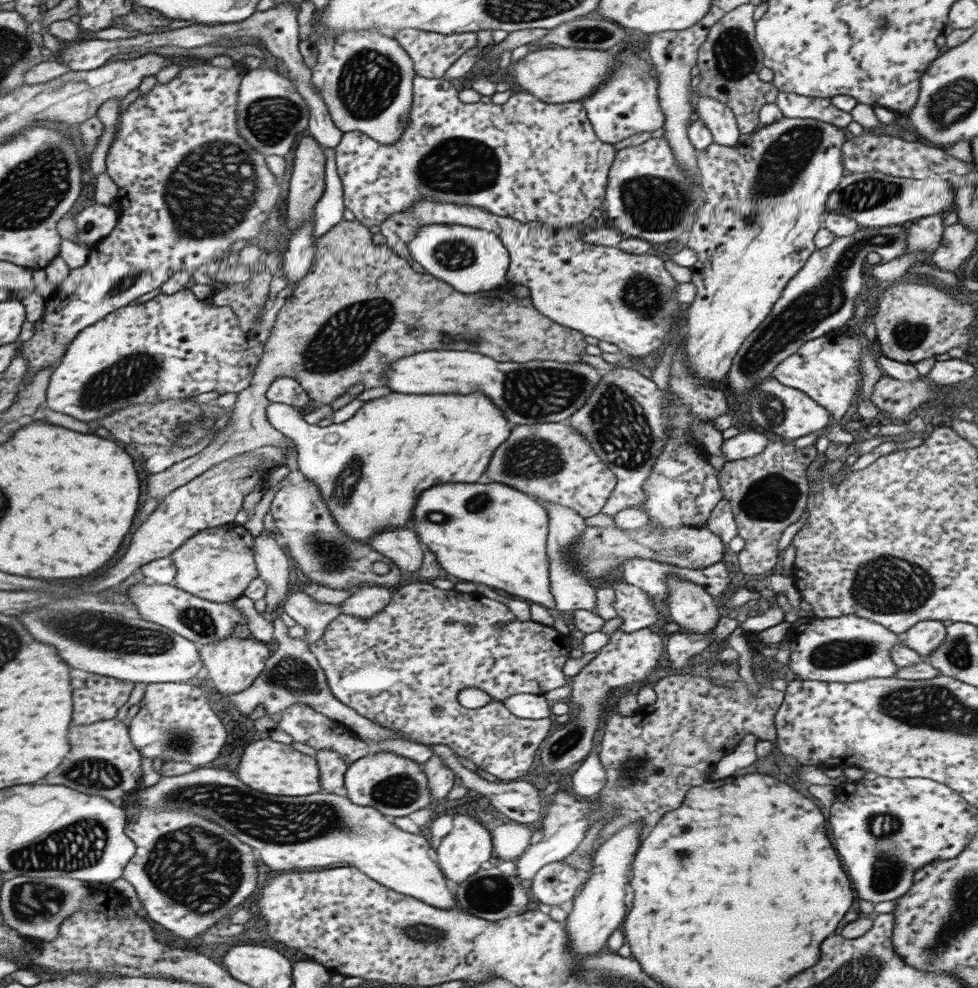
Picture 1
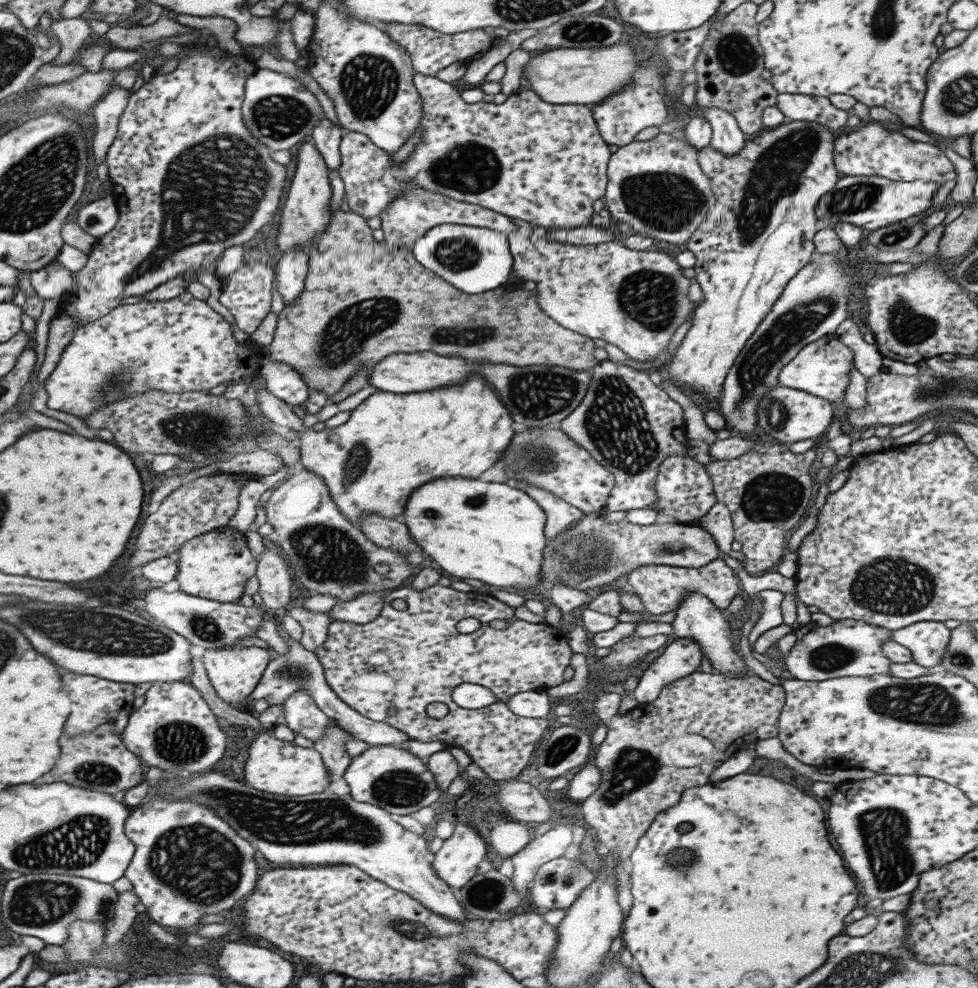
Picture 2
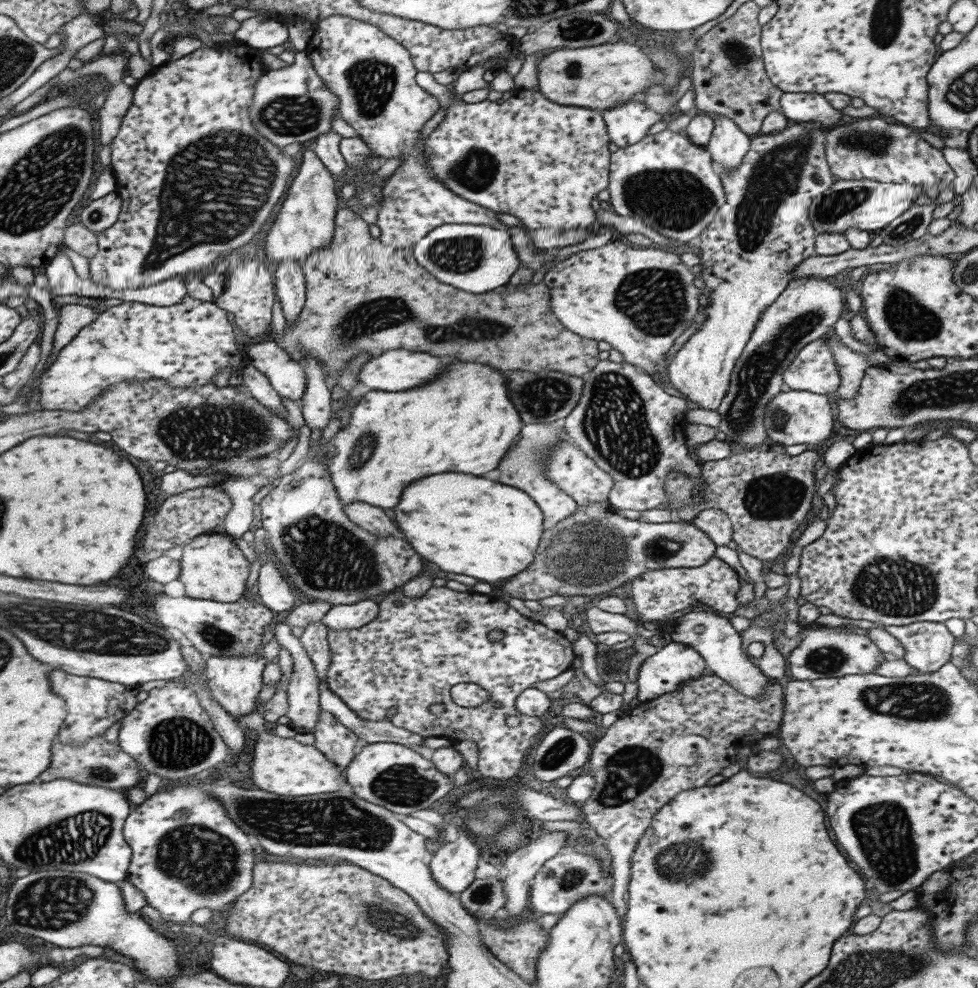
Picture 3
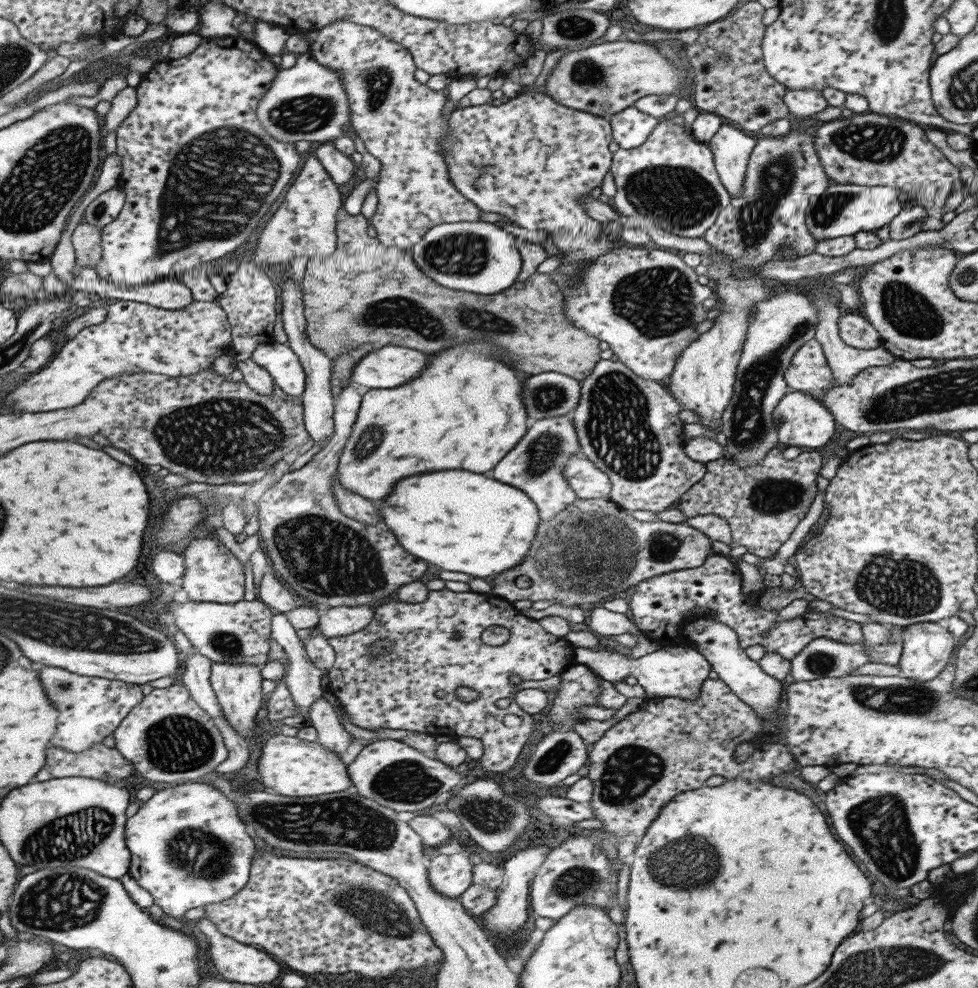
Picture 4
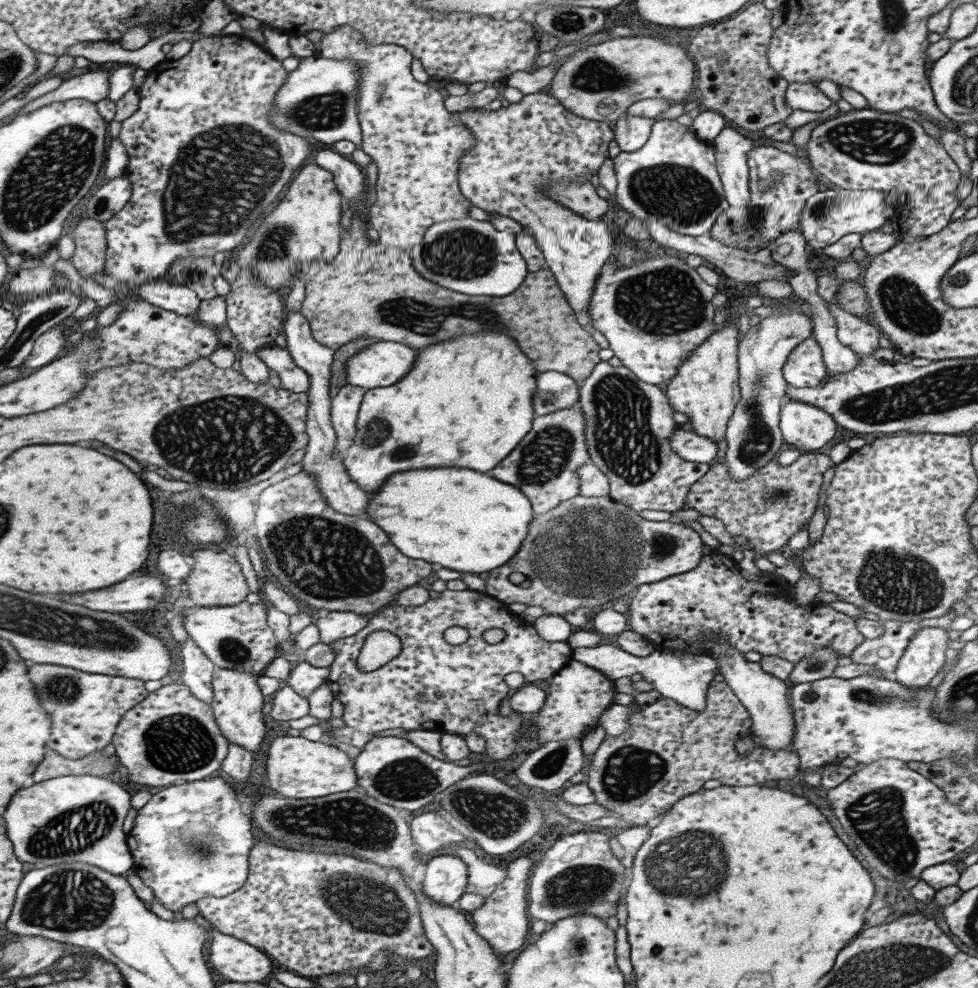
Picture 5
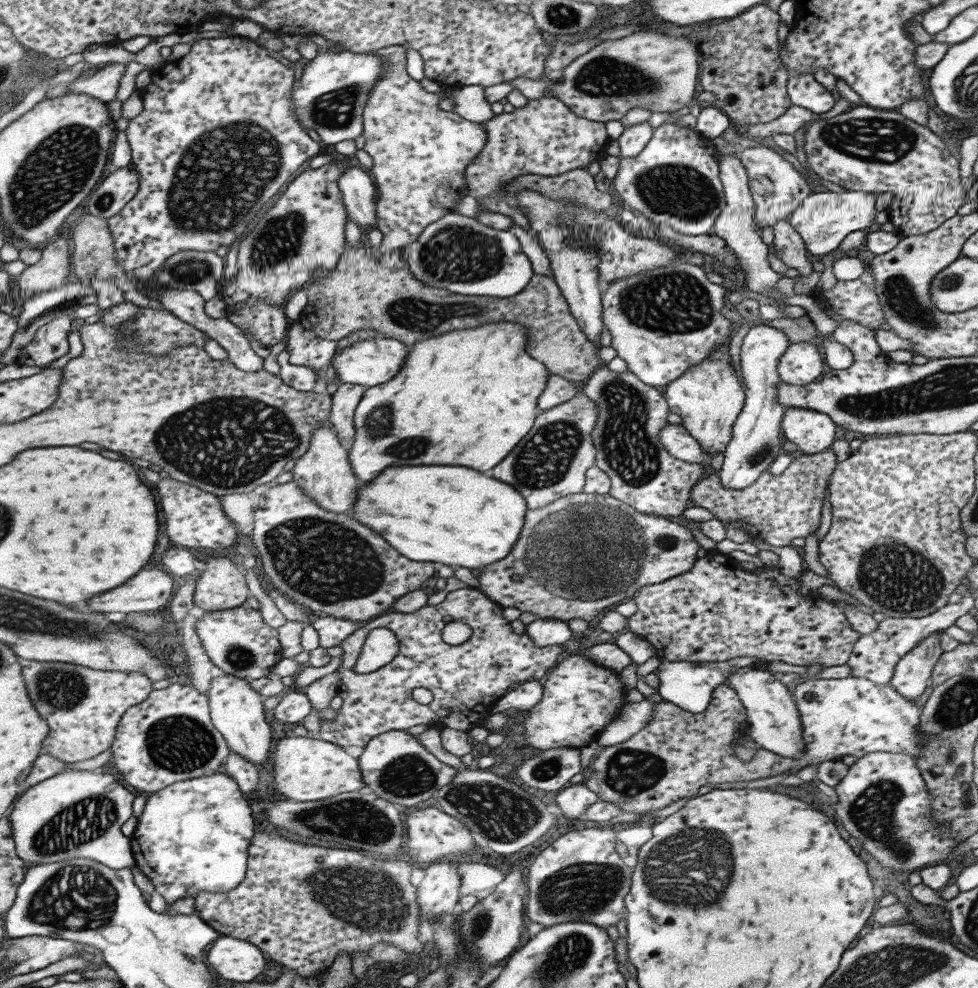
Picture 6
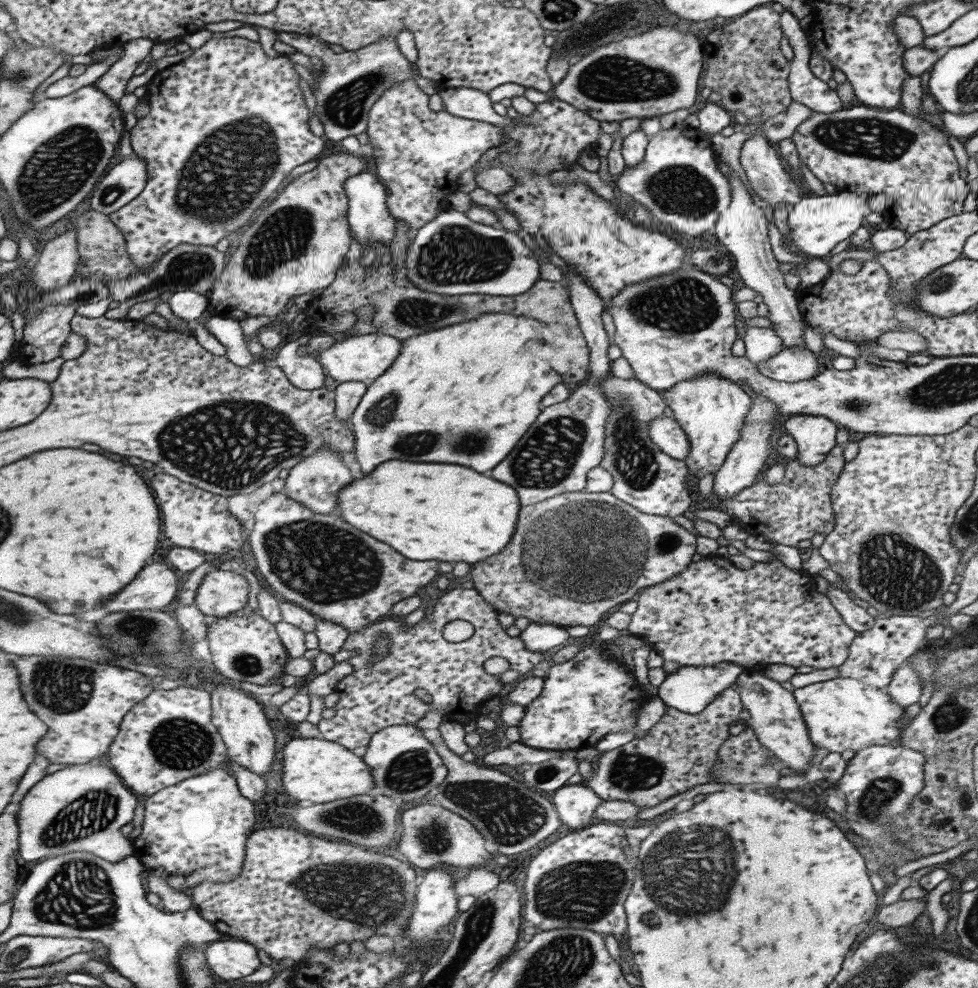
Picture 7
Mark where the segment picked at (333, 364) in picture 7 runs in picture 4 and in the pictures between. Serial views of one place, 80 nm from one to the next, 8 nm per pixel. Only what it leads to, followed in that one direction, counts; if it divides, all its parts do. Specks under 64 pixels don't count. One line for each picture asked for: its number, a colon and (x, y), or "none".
4: (389, 366)
5: (382, 363)
6: (373, 361)

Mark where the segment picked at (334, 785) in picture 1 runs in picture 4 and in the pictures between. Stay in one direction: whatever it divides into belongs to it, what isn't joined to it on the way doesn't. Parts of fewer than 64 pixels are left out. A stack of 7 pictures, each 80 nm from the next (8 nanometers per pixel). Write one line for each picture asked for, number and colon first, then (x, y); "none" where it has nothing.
2: (330, 747)
3: (333, 740)
4: (330, 734)

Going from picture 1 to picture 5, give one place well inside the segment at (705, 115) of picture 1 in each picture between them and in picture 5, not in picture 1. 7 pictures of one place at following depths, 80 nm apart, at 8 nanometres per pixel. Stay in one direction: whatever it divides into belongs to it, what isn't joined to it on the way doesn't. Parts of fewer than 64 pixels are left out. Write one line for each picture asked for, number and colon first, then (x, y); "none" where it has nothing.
2: (725, 136)
3: (727, 145)
4: (730, 149)
5: (730, 147)

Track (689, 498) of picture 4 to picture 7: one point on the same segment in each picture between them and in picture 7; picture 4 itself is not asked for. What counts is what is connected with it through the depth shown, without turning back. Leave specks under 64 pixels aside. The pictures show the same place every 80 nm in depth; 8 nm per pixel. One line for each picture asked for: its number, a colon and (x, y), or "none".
5: (767, 508)
6: (775, 509)
7: (798, 507)

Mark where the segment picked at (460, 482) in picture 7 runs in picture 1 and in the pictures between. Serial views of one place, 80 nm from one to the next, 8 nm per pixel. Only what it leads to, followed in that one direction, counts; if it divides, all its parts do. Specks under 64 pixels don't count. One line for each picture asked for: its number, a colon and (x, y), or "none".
1: (490, 534)
2: (484, 531)
3: (465, 524)
4: (462, 522)
5: (461, 520)
6: (452, 515)

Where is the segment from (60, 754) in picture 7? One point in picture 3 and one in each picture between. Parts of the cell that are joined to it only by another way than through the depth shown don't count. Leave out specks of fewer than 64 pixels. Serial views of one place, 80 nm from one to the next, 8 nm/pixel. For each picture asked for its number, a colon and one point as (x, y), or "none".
3: (93, 705)
4: (90, 708)
5: (85, 708)
6: (82, 707)

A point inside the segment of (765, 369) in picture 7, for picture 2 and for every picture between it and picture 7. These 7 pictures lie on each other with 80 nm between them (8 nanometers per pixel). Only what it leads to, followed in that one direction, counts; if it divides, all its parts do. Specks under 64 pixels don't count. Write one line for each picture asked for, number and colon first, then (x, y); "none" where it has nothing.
2: (820, 368)
3: (813, 369)
4: (808, 370)
5: (803, 367)
6: (800, 364)

